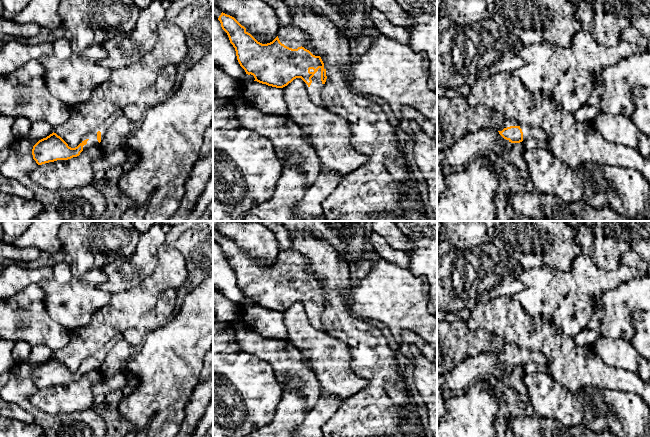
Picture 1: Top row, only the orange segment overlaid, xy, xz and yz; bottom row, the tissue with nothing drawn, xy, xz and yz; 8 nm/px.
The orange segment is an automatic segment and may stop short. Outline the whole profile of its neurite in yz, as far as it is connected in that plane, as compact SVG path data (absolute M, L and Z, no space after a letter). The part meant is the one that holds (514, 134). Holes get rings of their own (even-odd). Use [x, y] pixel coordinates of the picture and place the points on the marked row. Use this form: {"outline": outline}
{"outline": "M504 118L503 124L496 127L499 134L511 143L520 143L525 139L547 141L547 136L539 126L520 125L518 122Z"}

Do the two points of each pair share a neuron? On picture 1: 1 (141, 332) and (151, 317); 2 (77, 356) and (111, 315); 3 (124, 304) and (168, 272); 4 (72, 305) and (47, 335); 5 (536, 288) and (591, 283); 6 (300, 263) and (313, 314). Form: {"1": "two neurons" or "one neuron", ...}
{"1": "one neuron", "2": "one neuron", "3": "one neuron", "4": "two neurons", "5": "one neuron", "6": "one neuron"}

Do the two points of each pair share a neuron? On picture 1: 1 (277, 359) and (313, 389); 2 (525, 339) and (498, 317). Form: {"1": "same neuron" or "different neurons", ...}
{"1": "same neuron", "2": "same neuron"}

